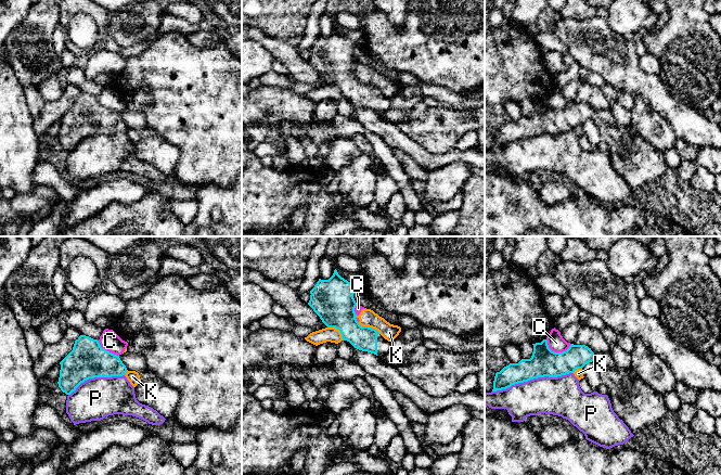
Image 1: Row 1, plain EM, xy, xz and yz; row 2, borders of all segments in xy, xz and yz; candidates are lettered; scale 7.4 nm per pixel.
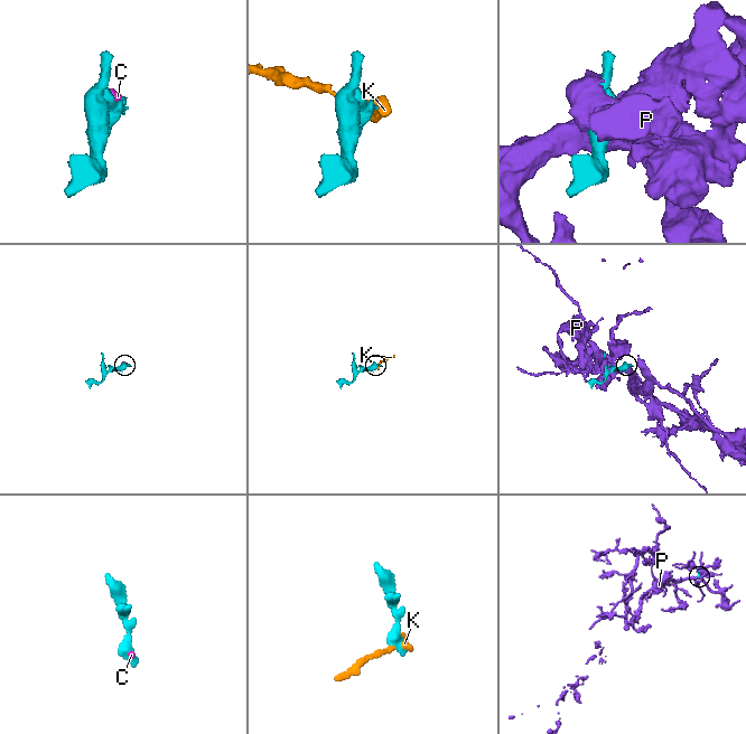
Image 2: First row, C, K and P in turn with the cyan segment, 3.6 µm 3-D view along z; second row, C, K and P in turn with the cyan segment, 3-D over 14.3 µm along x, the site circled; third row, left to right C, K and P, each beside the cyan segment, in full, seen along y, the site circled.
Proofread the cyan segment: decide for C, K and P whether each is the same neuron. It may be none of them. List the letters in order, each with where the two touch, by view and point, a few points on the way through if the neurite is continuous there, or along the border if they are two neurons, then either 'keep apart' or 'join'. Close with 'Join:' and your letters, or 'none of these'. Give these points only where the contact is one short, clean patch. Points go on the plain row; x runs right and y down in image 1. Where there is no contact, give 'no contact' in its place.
C: contact yz (556, 110); border yz (545, 97), (549, 104), (554, 108), (564, 108), (571, 101); keep apart
K: contact xz (368, 84); keep apart
P: contact yz (532, 136); keep apart
Join: none of these

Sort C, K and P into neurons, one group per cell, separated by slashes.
C K / P

